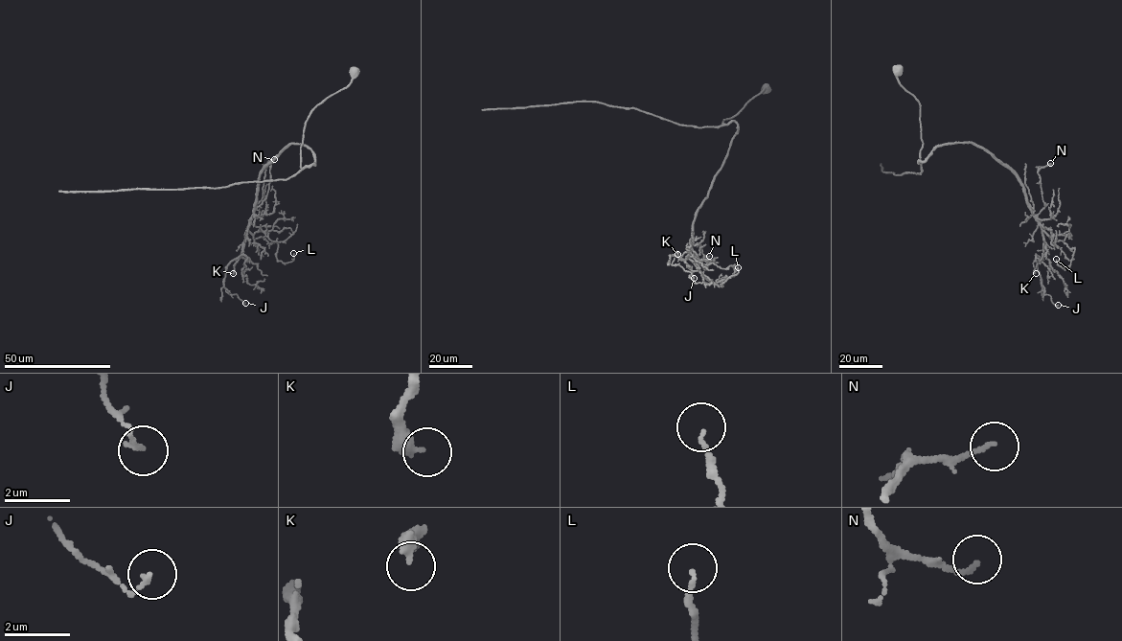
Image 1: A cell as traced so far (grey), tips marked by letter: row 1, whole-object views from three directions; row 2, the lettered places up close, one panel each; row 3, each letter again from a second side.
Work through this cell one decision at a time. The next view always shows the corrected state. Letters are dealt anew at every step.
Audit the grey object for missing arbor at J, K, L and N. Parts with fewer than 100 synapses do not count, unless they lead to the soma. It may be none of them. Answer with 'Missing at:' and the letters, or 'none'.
Missing at: none

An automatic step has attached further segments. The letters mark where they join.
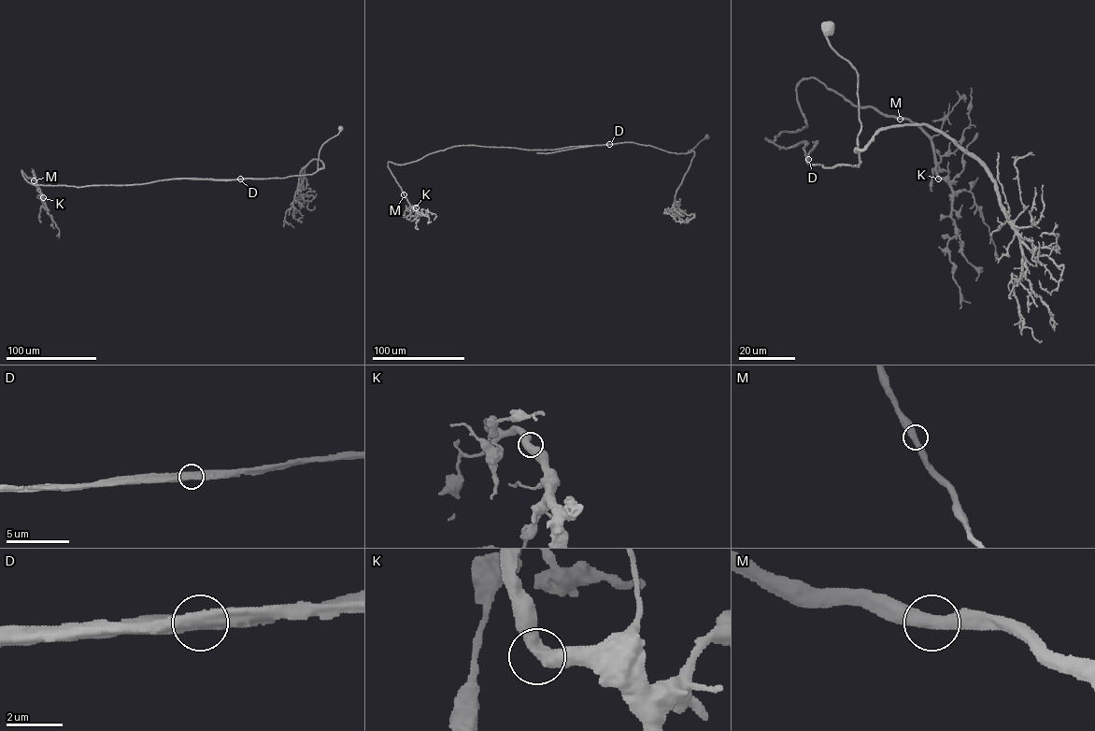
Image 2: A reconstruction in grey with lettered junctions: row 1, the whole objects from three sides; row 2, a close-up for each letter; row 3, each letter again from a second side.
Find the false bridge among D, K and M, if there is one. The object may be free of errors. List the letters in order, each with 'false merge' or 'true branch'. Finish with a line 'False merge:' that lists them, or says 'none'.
D: false merge
K: true branch
M: true branch
False merge: D

